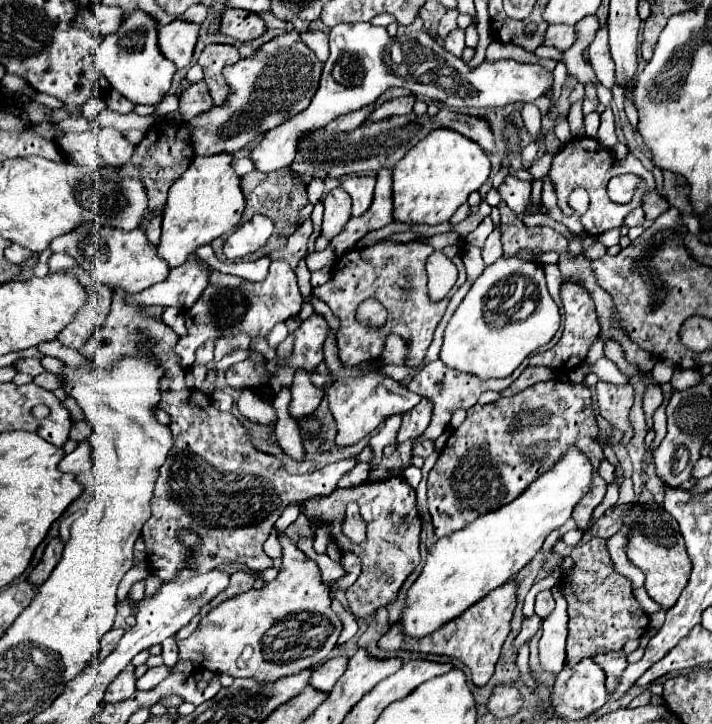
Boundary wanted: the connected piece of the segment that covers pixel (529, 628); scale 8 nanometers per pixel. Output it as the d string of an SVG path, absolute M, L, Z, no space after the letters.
M530 616L530 618L524 618L524 622L522 622L522 632L518 634L518 638L514 640L514 648L518 650L524 642L530 642L530 638L536 634L536 630L540 628L540 616Z

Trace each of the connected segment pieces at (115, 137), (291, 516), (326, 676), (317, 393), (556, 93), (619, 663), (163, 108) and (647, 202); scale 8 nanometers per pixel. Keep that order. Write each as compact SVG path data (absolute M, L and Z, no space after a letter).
M100 128L98 134L98 150L100 150L100 156L104 158L104 162L108 166L124 166L132 154L134 154L134 146L124 138L122 132L114 130L114 128Z
M290 504L288 508L280 516L274 525L275 531L284 531L291 523L293 523L301 512L299 504Z
M338 656L338 658L330 658L328 662L324 662L320 668L312 670L310 676L310 686L320 690L320 692L330 692L332 686L336 684L336 680L344 674L348 666L348 658Z
M298 370L294 384L292 384L292 402L290 402L290 414L294 418L302 418L312 414L318 404L322 402L324 390L312 386L310 376L304 374L304 370Z
M557 62L557 65L553 71L554 88L552 89L552 92L550 95L551 98L554 98L556 100L557 98L559 98L567 76L568 76L568 72L564 63Z
M620 650L620 652L610 652L610 654L598 654L592 658L606 674L606 684L608 684L608 690L612 690L618 680L618 676L624 672L624 668L628 666L626 662L626 654Z
M174 94L166 96L166 100L156 108L156 112L158 112L160 116L166 116L166 114L170 114L170 112L174 112L174 110L178 110L178 96L174 96Z
M646 192L642 196L642 210L646 214L646 220L654 222L662 212L666 212L670 206L666 200L662 200L656 192Z

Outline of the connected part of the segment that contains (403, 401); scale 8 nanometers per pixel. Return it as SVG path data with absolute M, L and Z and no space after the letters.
M368 372L360 378L344 378L344 380L336 380L330 388L328 388L328 404L330 404L330 412L336 420L338 426L338 436L336 436L336 446L338 448L346 448L352 446L356 442L360 442L362 438L366 438L370 432L374 432L388 416L392 414L404 414L410 408L414 408L422 398L414 392L410 392L408 388L402 388L398 382L376 374L376 372Z

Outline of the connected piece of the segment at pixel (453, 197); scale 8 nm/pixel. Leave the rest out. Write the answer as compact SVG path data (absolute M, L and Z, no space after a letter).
M434 130L420 140L392 168L392 214L394 222L408 226L440 224L448 220L490 174L490 160L476 142L454 130Z

